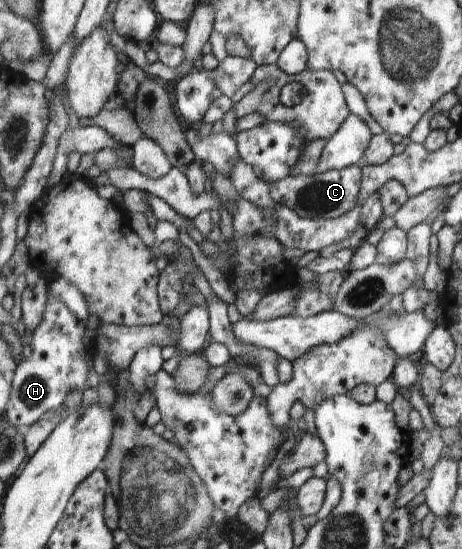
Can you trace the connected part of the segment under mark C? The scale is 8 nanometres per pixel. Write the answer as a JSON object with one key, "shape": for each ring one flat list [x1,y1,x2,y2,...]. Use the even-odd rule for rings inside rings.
{"shape":[[361,166,332,170,314,175,295,175,271,184,269,196,277,204,291,208,301,218,334,219,355,208,361,186]]}

